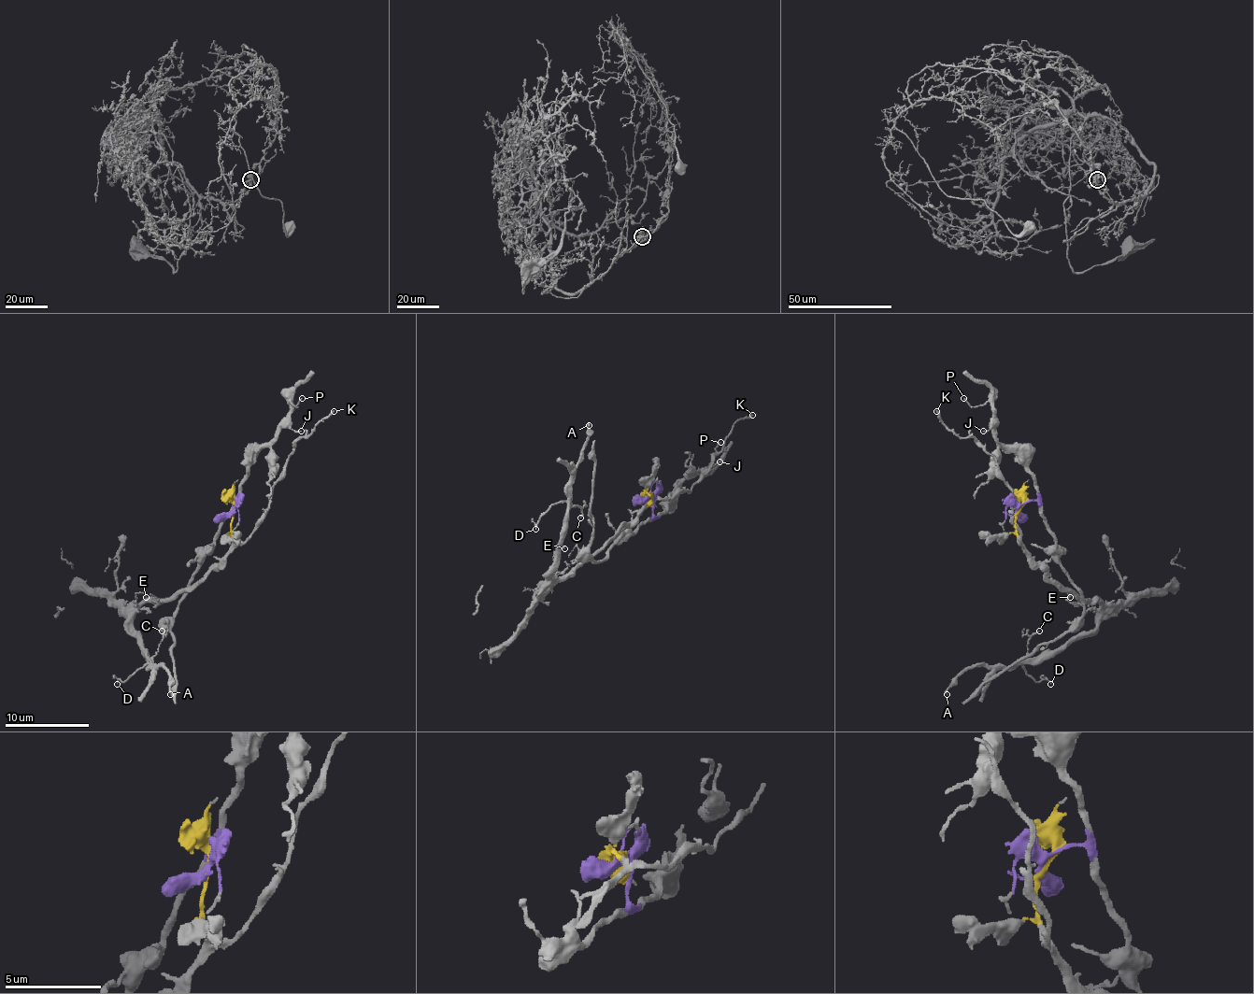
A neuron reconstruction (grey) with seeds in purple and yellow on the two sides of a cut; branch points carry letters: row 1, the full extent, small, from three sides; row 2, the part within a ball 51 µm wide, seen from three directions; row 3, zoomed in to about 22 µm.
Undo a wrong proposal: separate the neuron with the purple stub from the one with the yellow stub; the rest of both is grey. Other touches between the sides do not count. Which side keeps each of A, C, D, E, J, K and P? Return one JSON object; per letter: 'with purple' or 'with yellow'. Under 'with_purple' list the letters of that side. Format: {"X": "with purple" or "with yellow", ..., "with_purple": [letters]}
{"A": "with yellow", "C": "with yellow", "D": "with yellow", "E": "with yellow", "J": "with purple", "K": "with yellow", "P": "with purple", "with_purple": ["J", "P"]}

